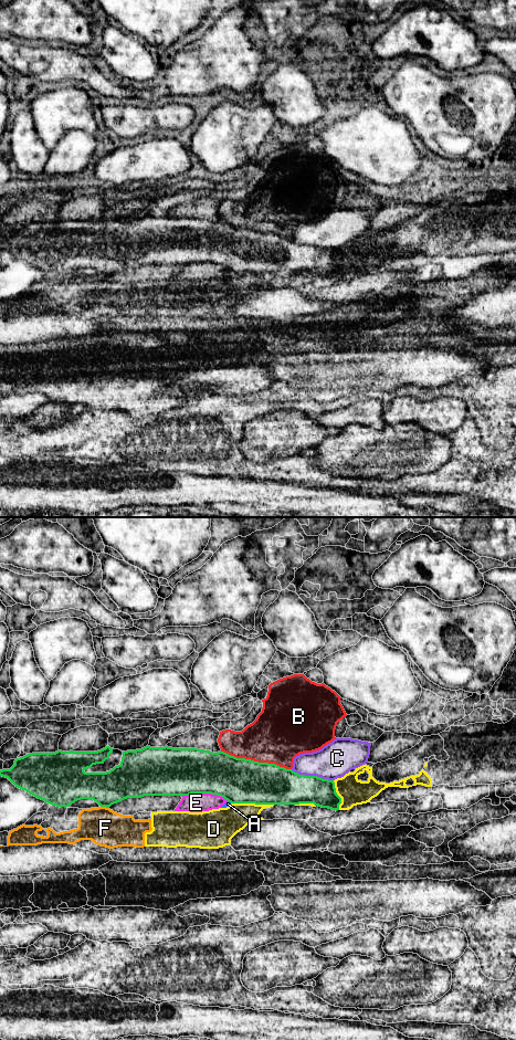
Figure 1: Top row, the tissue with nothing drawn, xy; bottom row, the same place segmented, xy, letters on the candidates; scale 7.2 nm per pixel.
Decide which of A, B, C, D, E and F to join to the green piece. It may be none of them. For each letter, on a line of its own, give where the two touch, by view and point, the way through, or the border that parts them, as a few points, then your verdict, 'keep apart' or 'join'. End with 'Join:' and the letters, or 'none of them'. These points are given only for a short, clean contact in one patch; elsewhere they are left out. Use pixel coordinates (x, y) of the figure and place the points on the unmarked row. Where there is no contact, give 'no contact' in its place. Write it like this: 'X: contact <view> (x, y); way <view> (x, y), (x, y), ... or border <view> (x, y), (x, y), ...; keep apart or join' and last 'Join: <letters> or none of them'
A: contact xy (230, 271); border xy (228, 270), (231, 272); keep apart
B: contact xy (256, 231); keep apart
C: contact xy (312, 245); keep apart
D: contact xy (252, 272); keep apart
E: contact xy (204, 262); border xy (181, 265), (216, 263), (228, 270); keep apart
F: contact xy (104, 275); border xy (101, 275), (107, 277); keep apart
Join: none of them

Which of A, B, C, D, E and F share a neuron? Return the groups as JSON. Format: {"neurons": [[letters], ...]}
{"neurons": [["A", "E"], ["B"], ["C"], ["D", "F"]]}

